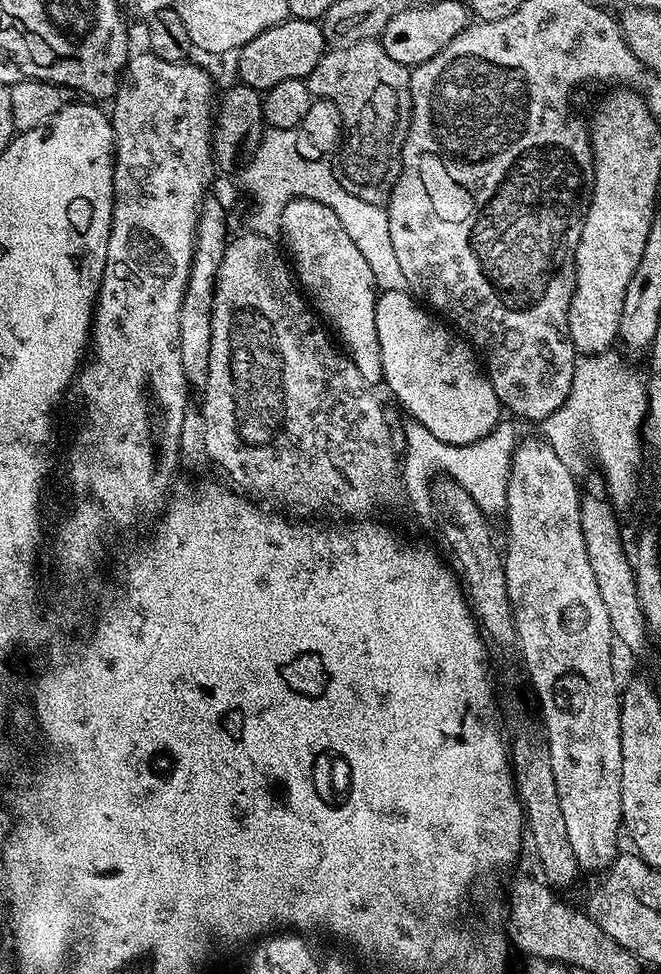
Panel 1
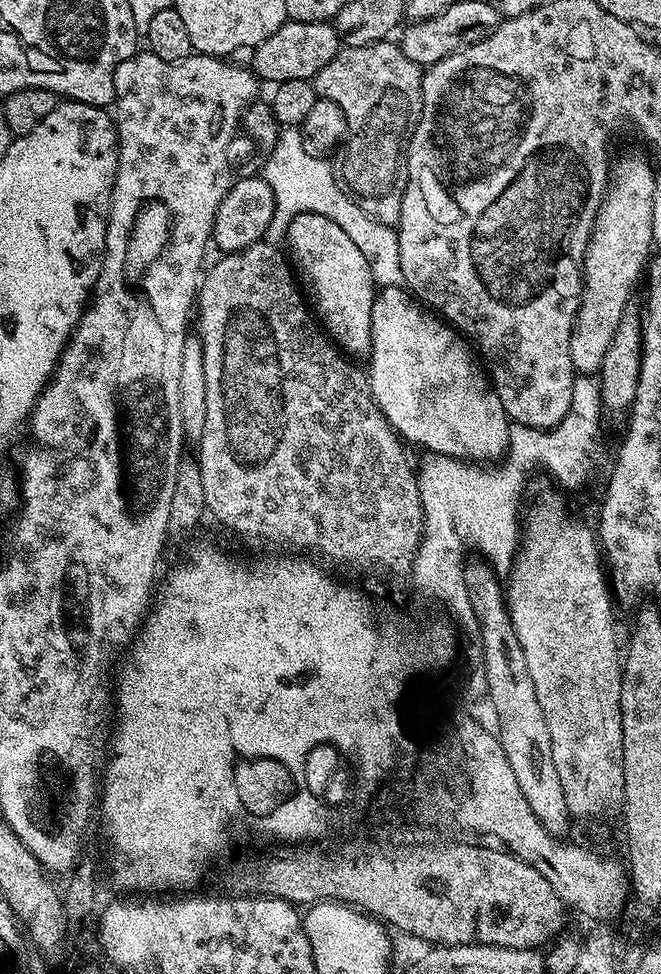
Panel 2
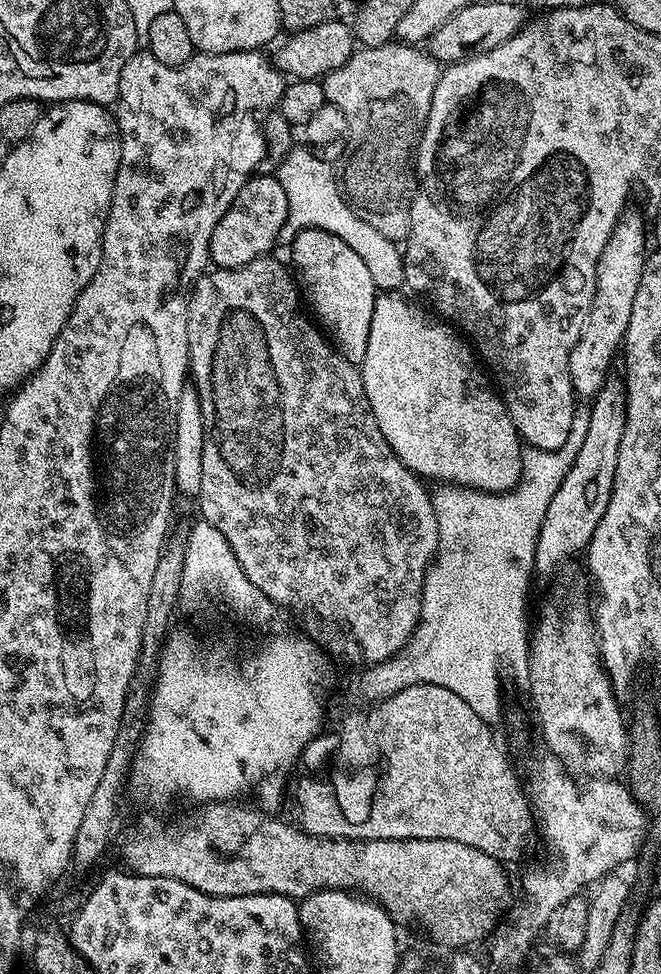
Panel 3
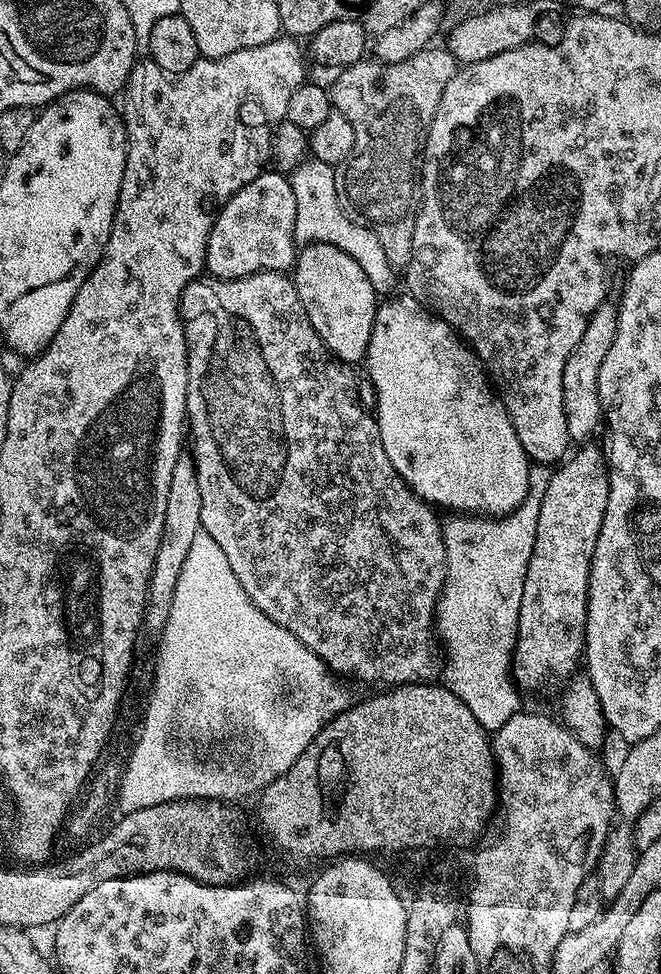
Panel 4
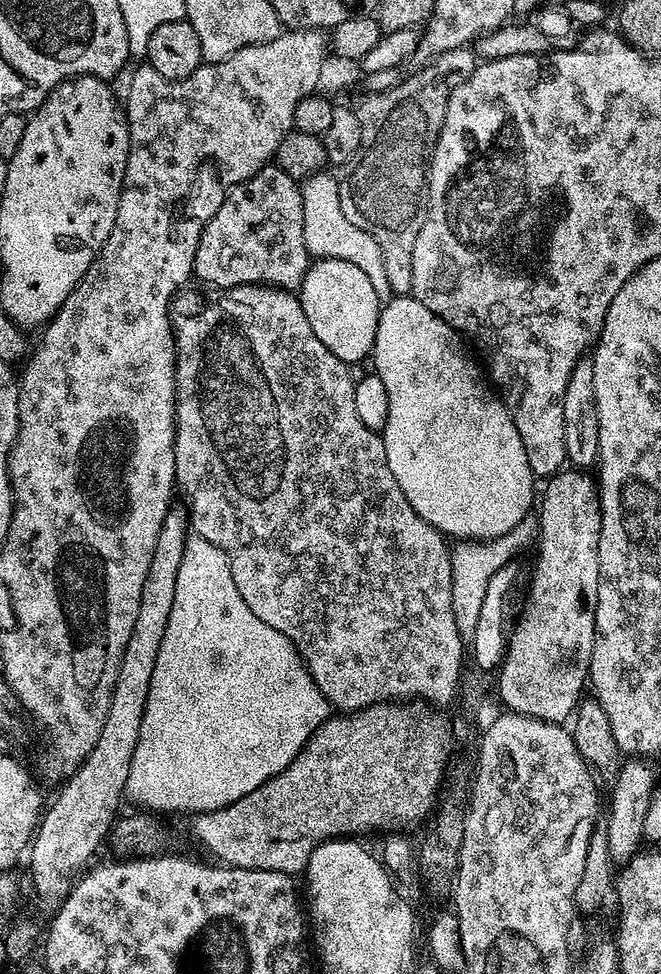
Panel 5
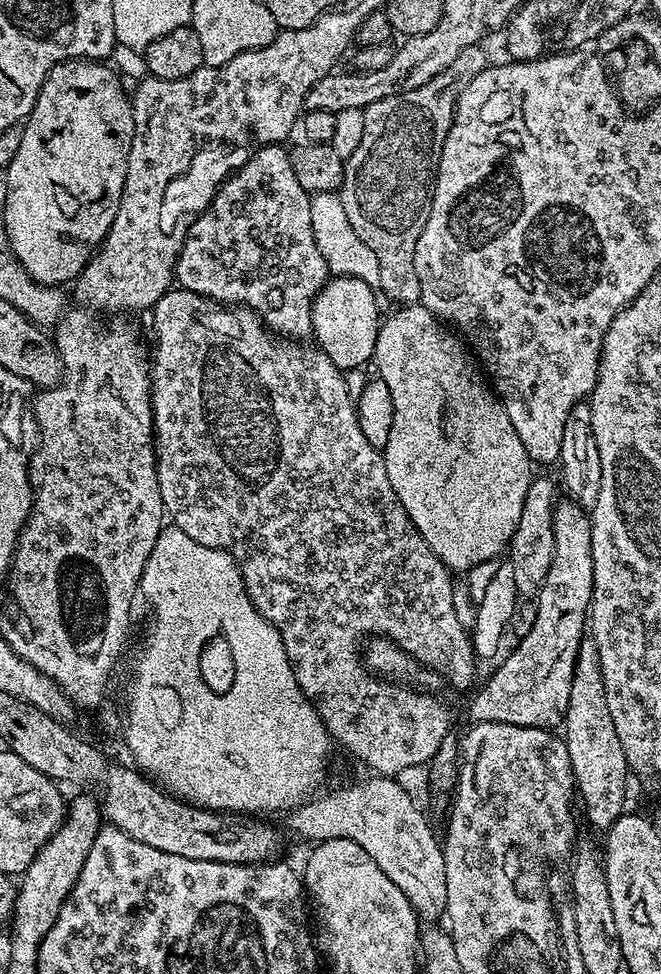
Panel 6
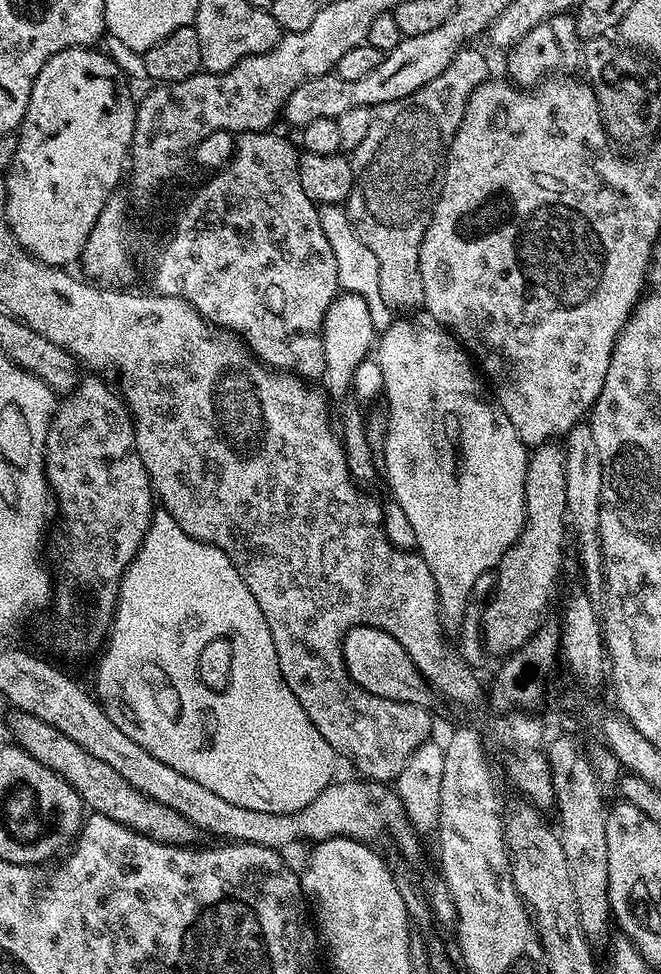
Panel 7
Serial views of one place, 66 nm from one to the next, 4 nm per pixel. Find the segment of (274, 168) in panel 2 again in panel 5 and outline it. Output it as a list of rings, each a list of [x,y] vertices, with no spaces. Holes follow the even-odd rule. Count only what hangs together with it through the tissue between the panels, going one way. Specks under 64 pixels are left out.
[[[331,171],[313,172],[303,181],[302,194],[302,236],[306,238],[306,250],[312,258],[342,258],[346,262],[354,262],[358,270],[366,273],[374,286],[374,294],[378,294],[384,302],[393,295],[390,282],[386,282],[386,270],[382,267],[382,250],[378,250],[378,242],[366,234],[366,230],[358,230],[346,214],[342,214],[340,201],[340,186],[337,177],[332,177]]]

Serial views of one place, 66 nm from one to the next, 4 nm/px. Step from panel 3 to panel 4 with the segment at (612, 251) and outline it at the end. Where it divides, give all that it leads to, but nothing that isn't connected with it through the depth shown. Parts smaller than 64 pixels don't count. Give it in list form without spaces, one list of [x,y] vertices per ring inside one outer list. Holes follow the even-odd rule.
[[[605,302],[594,310],[582,338],[578,338],[578,346],[570,350],[570,358],[566,358],[566,370],[562,370],[562,402],[566,410],[566,430],[569,441],[580,446],[593,439],[596,427],[602,424],[602,409],[598,394],[598,370],[610,350],[610,342],[614,342],[614,334],[618,330],[617,305]]]

